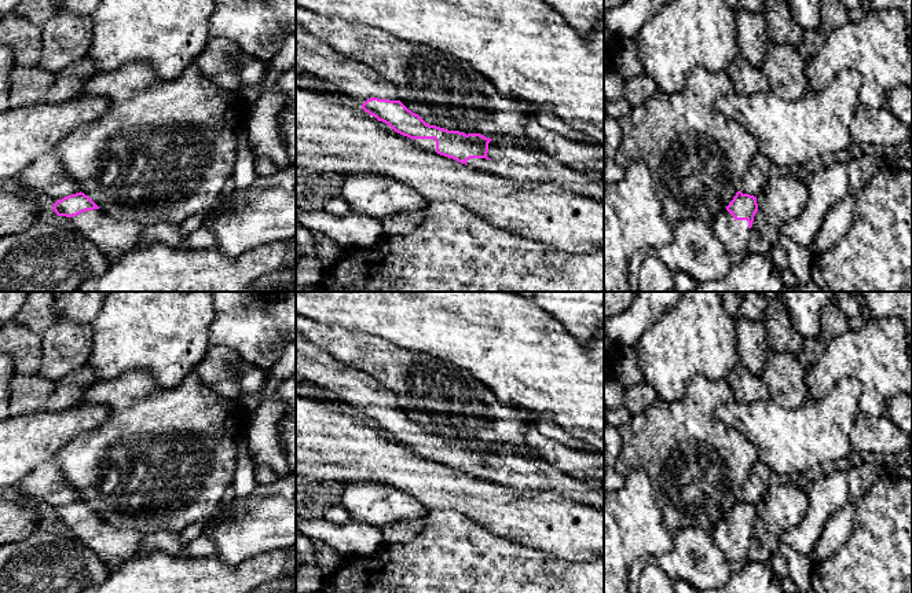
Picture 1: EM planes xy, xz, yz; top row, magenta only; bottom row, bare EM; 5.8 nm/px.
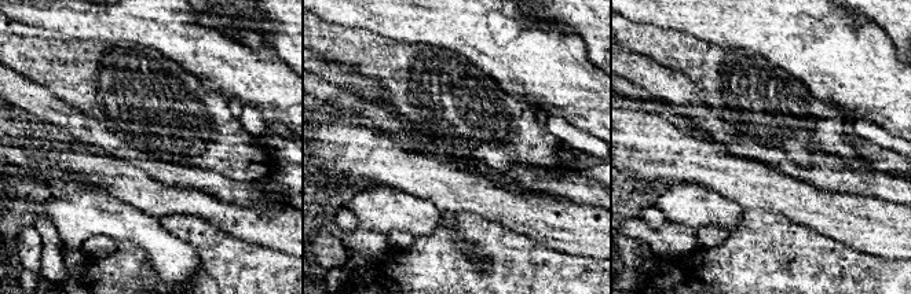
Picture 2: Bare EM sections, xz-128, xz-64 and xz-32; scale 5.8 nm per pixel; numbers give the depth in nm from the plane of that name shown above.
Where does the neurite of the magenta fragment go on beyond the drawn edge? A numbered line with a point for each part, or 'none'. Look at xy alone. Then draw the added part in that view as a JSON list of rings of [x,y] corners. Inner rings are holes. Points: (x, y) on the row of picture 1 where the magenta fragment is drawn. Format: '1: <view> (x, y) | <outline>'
1: xy (114, 237) | [[[51,209],[50,219],[61,219],[78,230],[114,259],[131,250],[144,230],[138,222],[111,219],[100,209],[87,211],[73,217],[58,216]]]

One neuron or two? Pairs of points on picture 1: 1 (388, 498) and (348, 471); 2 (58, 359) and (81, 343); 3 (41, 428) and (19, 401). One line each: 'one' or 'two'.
1: two
2: one
3: two

